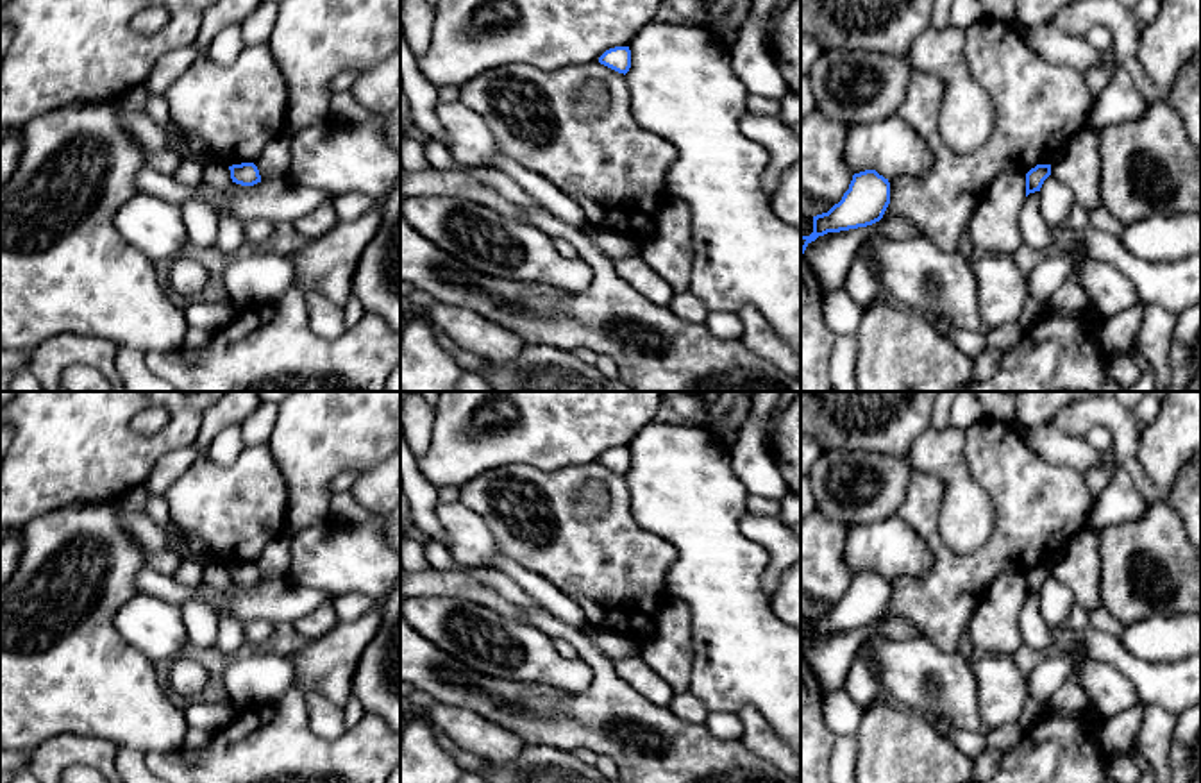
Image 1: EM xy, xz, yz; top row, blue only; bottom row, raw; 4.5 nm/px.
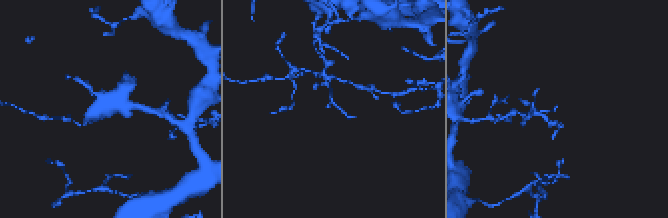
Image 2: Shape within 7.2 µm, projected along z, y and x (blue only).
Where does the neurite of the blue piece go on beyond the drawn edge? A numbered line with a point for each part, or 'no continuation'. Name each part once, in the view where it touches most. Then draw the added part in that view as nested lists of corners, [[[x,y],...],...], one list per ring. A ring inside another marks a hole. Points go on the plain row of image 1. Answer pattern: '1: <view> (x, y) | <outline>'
no continuation

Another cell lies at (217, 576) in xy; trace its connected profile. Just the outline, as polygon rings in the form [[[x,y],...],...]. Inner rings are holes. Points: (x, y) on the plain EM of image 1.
[[[222,563],[206,565],[204,583],[218,592],[229,590],[232,586],[229,567]]]

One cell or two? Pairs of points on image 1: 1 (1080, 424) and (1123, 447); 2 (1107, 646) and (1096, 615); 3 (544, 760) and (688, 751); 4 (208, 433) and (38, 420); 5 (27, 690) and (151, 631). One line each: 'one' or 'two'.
1: one
2: two
3: two
4: two
5: two

